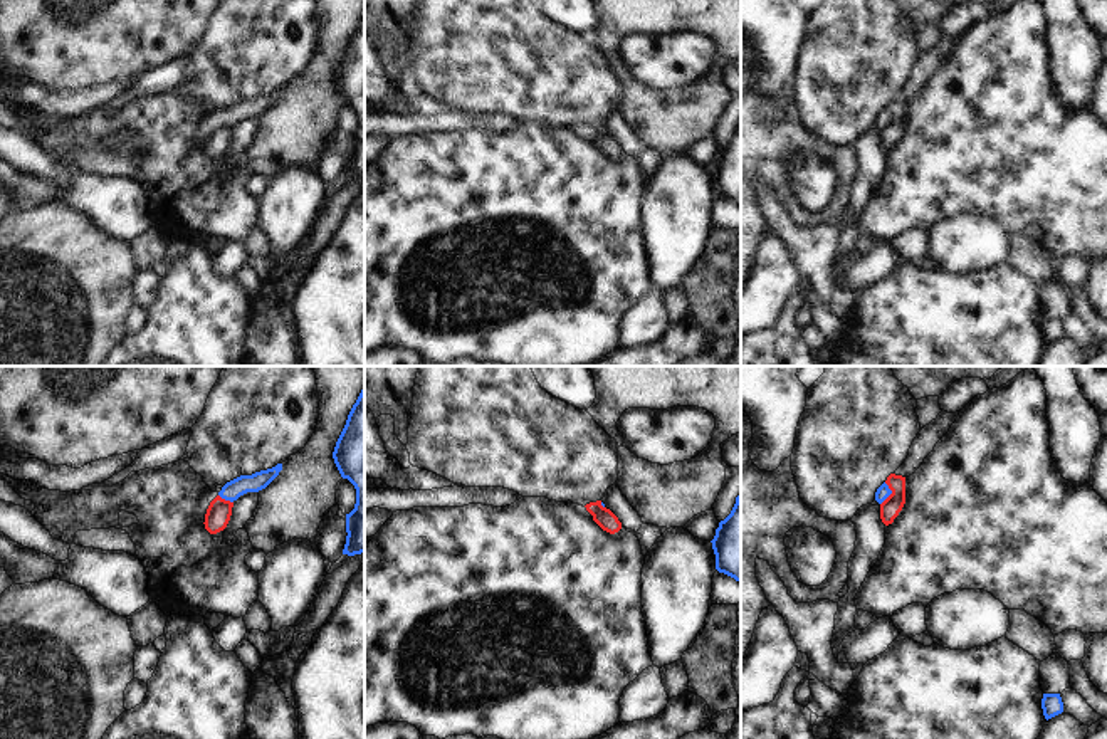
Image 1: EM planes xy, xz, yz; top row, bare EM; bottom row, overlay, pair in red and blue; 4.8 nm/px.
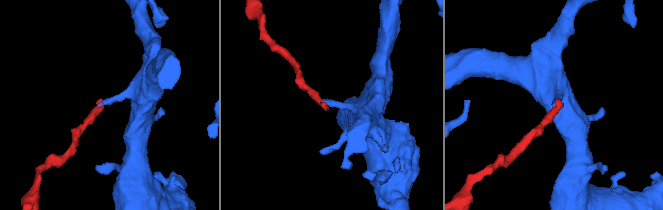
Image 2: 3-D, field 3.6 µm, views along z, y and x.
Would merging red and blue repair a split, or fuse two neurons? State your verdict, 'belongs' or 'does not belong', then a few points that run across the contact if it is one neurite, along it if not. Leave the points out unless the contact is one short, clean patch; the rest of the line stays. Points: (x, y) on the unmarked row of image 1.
does not belong | yz (886, 106), (891, 118), (881, 128)

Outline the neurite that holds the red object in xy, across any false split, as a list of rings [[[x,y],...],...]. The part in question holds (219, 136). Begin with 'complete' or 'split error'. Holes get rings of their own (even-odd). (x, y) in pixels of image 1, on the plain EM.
complete; [[[217,119],[205,138],[205,153],[210,158],[217,158],[220,155],[223,155],[230,144],[232,139],[232,131],[233,126],[222,123],[220,119]]]

